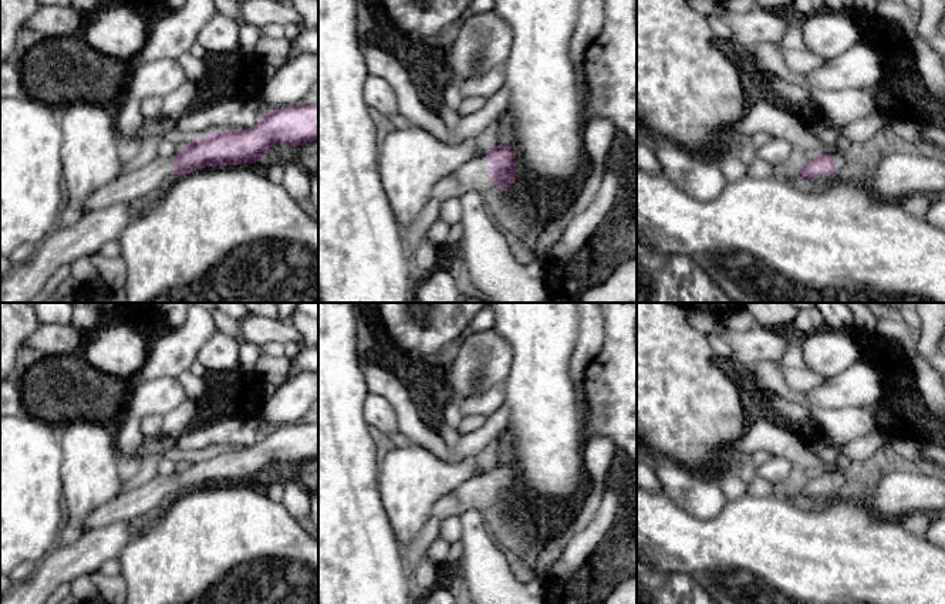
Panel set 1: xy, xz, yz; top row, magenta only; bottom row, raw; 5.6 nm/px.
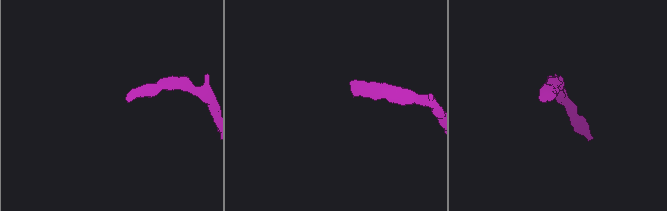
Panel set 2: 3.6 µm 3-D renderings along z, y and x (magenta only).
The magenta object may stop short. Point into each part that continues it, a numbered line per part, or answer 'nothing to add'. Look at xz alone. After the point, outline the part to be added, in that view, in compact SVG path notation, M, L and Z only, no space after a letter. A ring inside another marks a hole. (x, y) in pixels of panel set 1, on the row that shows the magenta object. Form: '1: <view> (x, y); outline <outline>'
1: xz (473, 175); outline M473 155L448 178L445 186L448 193L458 198L469 190L479 190L487 196L497 195L497 188L489 173L486 155Z

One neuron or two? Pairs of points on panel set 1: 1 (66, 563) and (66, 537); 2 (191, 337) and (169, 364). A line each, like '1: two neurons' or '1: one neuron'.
1: two neurons
2: one neuron

